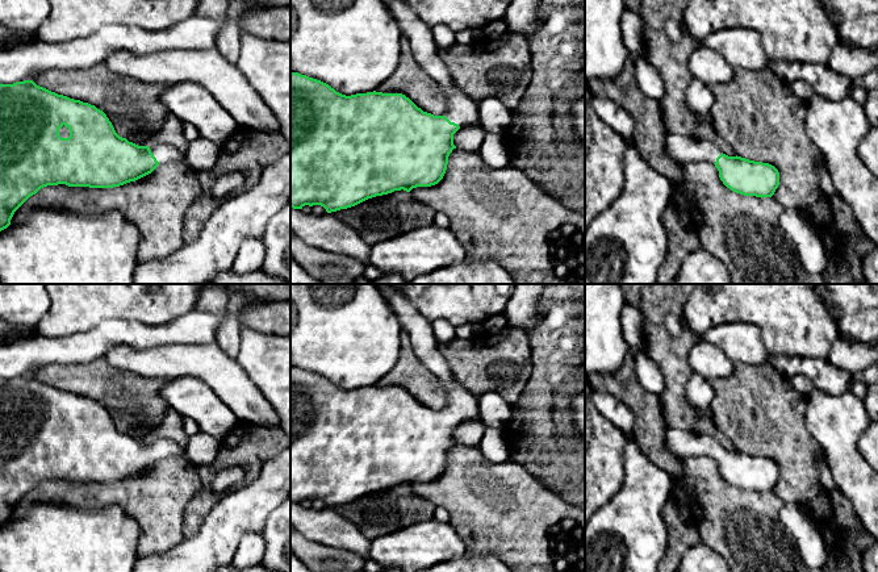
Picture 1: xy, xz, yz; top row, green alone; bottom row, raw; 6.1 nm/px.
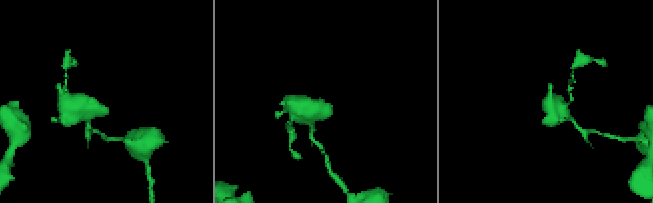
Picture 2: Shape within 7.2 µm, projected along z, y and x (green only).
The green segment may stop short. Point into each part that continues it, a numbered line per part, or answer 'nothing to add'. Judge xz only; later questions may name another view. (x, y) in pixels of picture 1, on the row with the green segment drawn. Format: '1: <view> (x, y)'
1: xz (462, 109)

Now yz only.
1: yz (681, 149)

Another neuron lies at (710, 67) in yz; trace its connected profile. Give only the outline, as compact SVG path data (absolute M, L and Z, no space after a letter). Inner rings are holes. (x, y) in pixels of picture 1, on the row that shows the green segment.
M702 43L687 58L687 67L693 79L707 85L727 83L735 72L735 68L719 53Z

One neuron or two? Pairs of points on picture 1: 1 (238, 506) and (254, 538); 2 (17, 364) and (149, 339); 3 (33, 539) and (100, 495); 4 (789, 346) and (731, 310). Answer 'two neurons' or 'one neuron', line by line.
1: two neurons
2: one neuron
3: two neurons
4: one neuron

